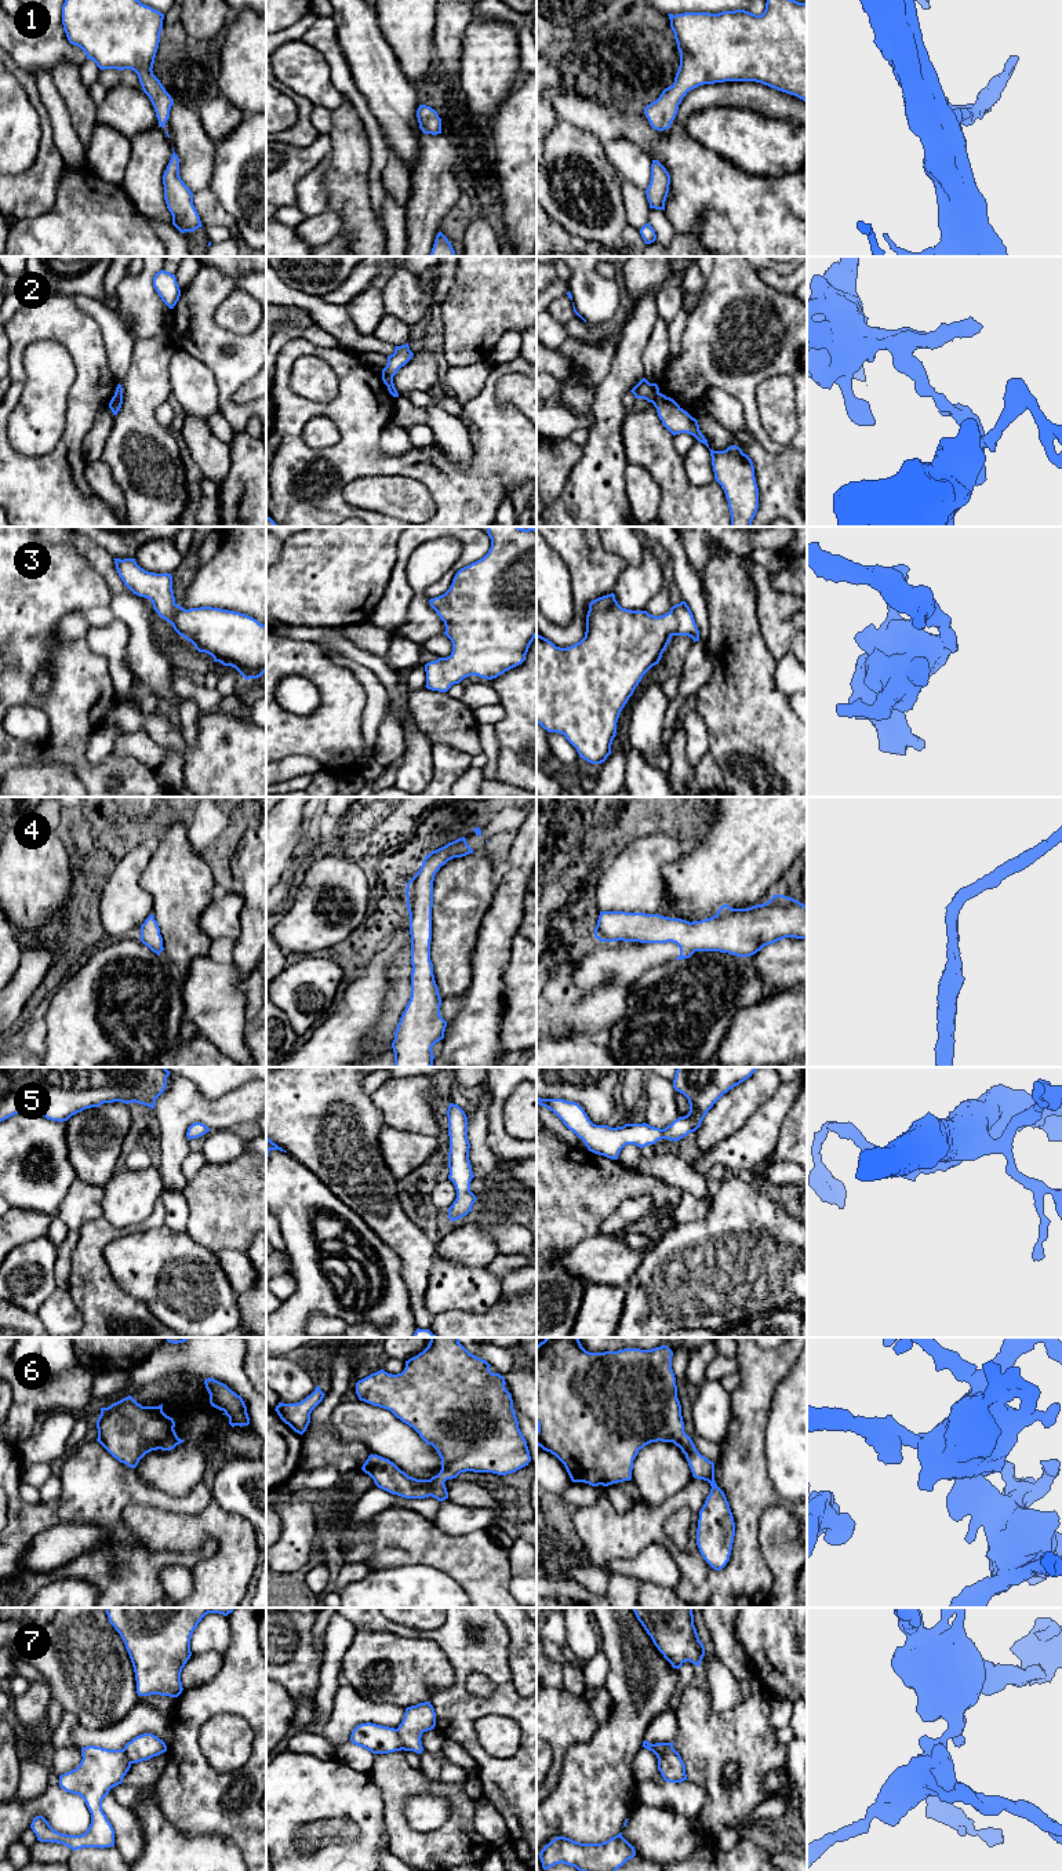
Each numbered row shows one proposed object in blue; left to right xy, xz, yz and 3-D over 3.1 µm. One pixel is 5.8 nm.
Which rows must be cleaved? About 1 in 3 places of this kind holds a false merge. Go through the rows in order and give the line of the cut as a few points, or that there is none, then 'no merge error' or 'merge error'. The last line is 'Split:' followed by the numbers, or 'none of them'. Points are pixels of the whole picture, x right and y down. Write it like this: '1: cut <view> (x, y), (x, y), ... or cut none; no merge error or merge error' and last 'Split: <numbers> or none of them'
1: cut none; no merge error
2: cut xz (382, 374), (392, 378); merge error
3: cut none; no merge error
4: cut none; no merge error
5: cut none; no merge error
6: cut none; no merge error
7: cut xz (396, 1729), (404, 1748); merge error
Split: 2, 7

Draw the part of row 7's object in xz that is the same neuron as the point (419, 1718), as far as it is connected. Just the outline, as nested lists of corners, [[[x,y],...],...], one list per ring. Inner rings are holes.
[[[430,1701],[419,1703],[405,1708],[404,1718],[397,1728],[404,1751],[422,1754],[422,1733],[434,1729],[436,1712]]]

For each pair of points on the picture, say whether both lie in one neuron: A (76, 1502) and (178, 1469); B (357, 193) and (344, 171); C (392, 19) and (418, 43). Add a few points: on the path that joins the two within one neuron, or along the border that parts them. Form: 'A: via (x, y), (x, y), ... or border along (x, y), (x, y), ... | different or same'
A: border along (134, 1469), (148, 1485), (171, 1495) | different
B: via (352, 188), (346, 182), (346, 177) | same
C: via (399, 24), (411, 36) | same

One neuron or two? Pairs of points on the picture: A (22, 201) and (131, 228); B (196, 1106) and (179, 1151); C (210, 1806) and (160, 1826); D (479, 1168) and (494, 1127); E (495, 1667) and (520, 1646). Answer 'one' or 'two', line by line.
A: two
B: one
C: two
D: two
E: two

